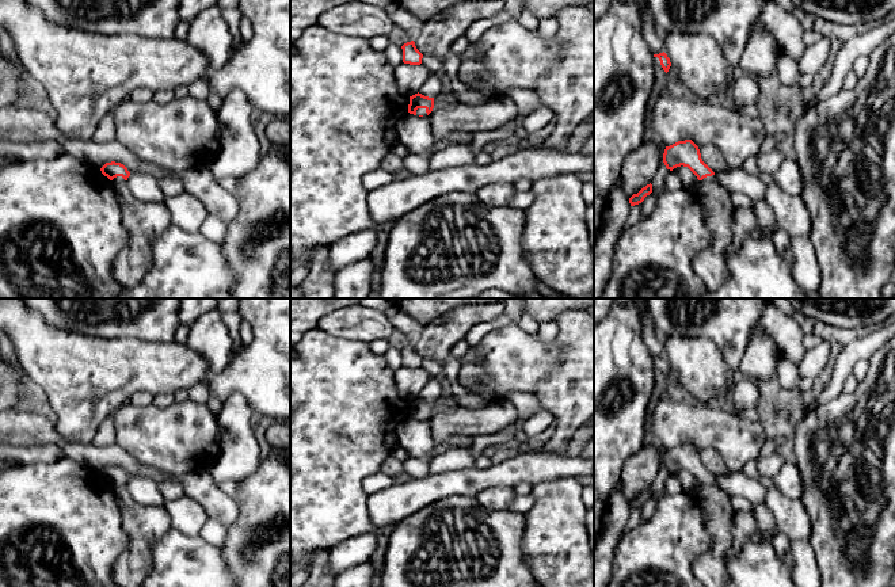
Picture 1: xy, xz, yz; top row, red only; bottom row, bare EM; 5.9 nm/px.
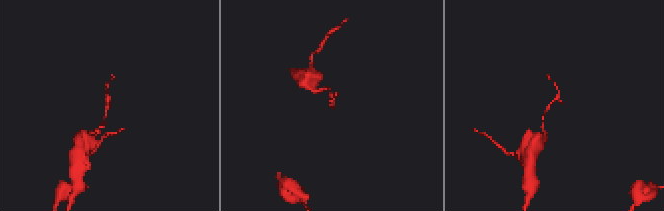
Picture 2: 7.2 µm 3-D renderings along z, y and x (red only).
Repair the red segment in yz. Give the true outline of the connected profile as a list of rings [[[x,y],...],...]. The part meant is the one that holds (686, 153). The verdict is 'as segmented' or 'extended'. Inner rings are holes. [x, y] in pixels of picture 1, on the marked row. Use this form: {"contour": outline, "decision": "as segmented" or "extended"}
{"contour": [[[692,140],[678,141],[666,146],[663,163],[667,169],[688,167],[698,180],[715,175],[715,172],[702,161],[698,146]]], "decision": "as segmented"}

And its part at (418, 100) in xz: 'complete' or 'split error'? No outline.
complete

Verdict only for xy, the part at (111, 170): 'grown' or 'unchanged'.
unchanged

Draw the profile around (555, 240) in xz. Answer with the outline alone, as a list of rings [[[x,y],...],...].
[[[578,174],[548,176],[532,183],[534,201],[523,210],[521,245],[537,279],[559,297],[594,298],[594,256],[586,225],[587,203]]]

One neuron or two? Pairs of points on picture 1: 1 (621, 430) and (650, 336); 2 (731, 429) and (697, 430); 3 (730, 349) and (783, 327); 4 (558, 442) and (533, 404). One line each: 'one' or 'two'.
1: two
2: one
3: one
4: two

